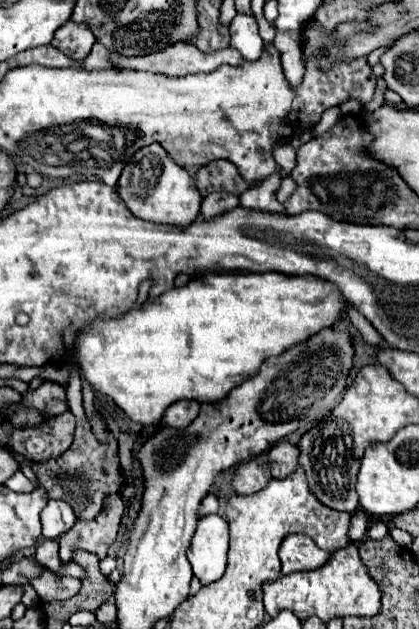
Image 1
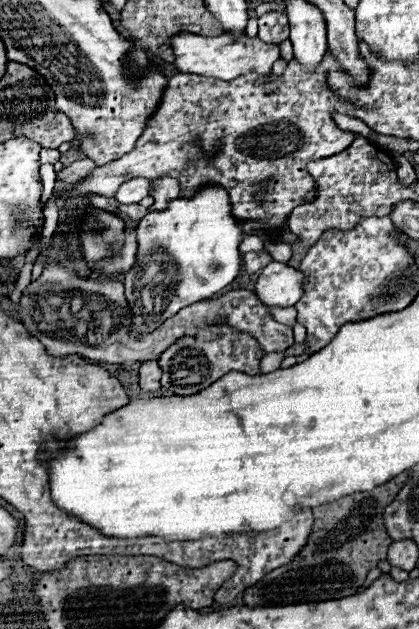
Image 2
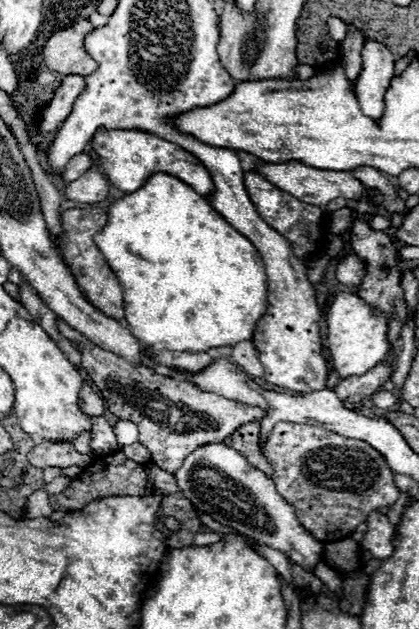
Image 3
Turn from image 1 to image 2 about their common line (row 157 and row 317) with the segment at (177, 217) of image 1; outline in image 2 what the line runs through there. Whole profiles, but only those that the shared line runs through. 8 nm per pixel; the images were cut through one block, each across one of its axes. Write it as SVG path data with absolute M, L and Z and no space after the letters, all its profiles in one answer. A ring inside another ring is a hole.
M202 186L194 192L192 198L170 200L168 208L162 212L148 212L138 220L136 238L138 254L134 266L124 276L126 300L132 312L132 330L134 332L152 332L174 312L190 306L198 300L206 300L220 292L224 286L232 284L240 276L240 242L242 242L242 222L230 214L230 196L222 186Z

